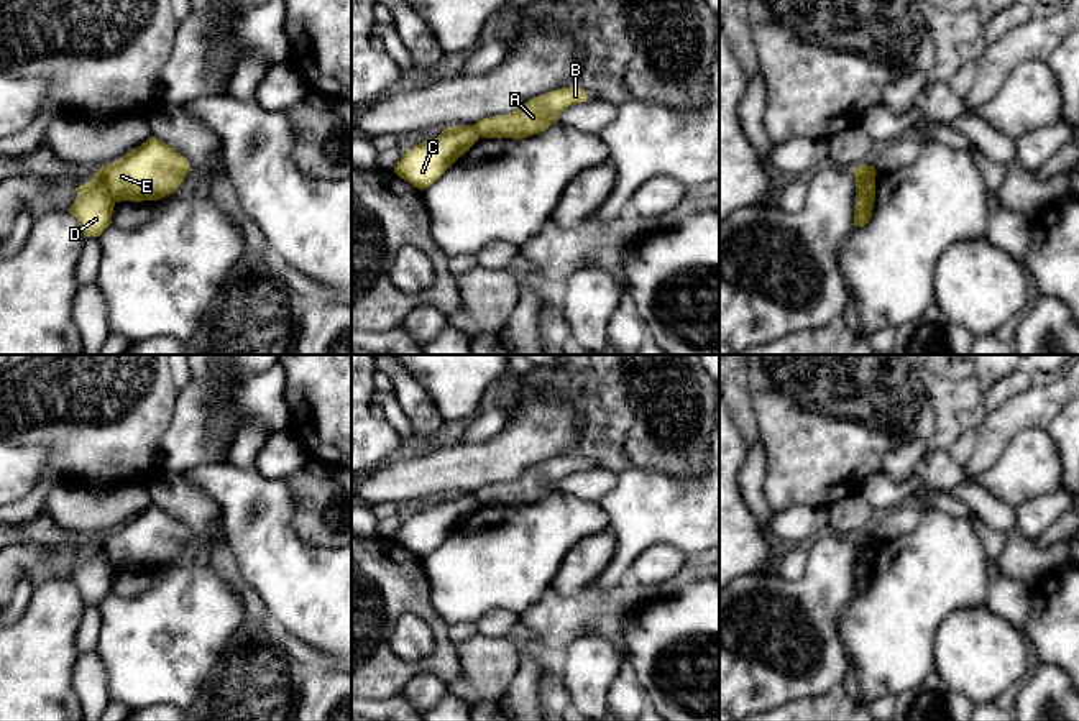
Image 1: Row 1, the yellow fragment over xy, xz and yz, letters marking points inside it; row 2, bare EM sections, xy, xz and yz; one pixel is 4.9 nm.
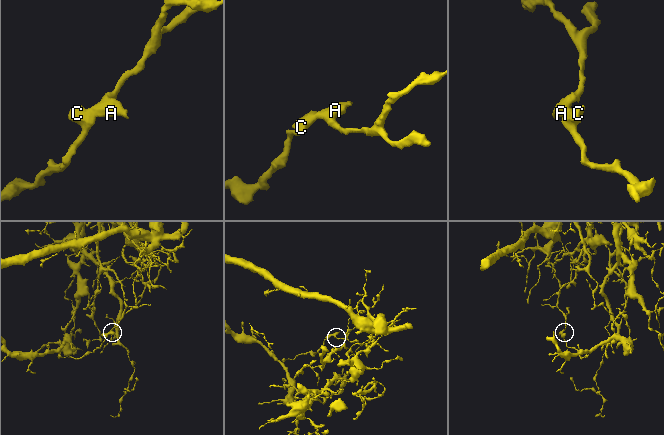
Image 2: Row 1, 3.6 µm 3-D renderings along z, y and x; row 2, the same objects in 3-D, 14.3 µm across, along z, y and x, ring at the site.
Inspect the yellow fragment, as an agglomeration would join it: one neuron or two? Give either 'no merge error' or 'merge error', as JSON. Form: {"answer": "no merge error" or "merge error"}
{"answer": "merge error"}

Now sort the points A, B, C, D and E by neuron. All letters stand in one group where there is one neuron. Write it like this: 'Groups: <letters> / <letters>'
Groups: A B E / C D

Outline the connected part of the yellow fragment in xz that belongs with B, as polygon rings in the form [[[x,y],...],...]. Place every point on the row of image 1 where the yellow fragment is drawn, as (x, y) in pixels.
[[[563,87],[530,99],[519,110],[476,122],[481,138],[527,138],[558,123],[558,115],[576,103],[586,102],[585,89]]]

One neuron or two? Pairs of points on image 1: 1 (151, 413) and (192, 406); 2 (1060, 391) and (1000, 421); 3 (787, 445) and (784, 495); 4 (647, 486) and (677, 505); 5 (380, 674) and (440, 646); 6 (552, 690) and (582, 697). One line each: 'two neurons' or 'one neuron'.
1: two neurons
2: one neuron
3: one neuron
4: one neuron
5: one neuron
6: two neurons

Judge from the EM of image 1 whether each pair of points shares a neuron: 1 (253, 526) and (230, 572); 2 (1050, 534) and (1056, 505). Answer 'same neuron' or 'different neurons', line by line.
1: different neurons
2: different neurons

